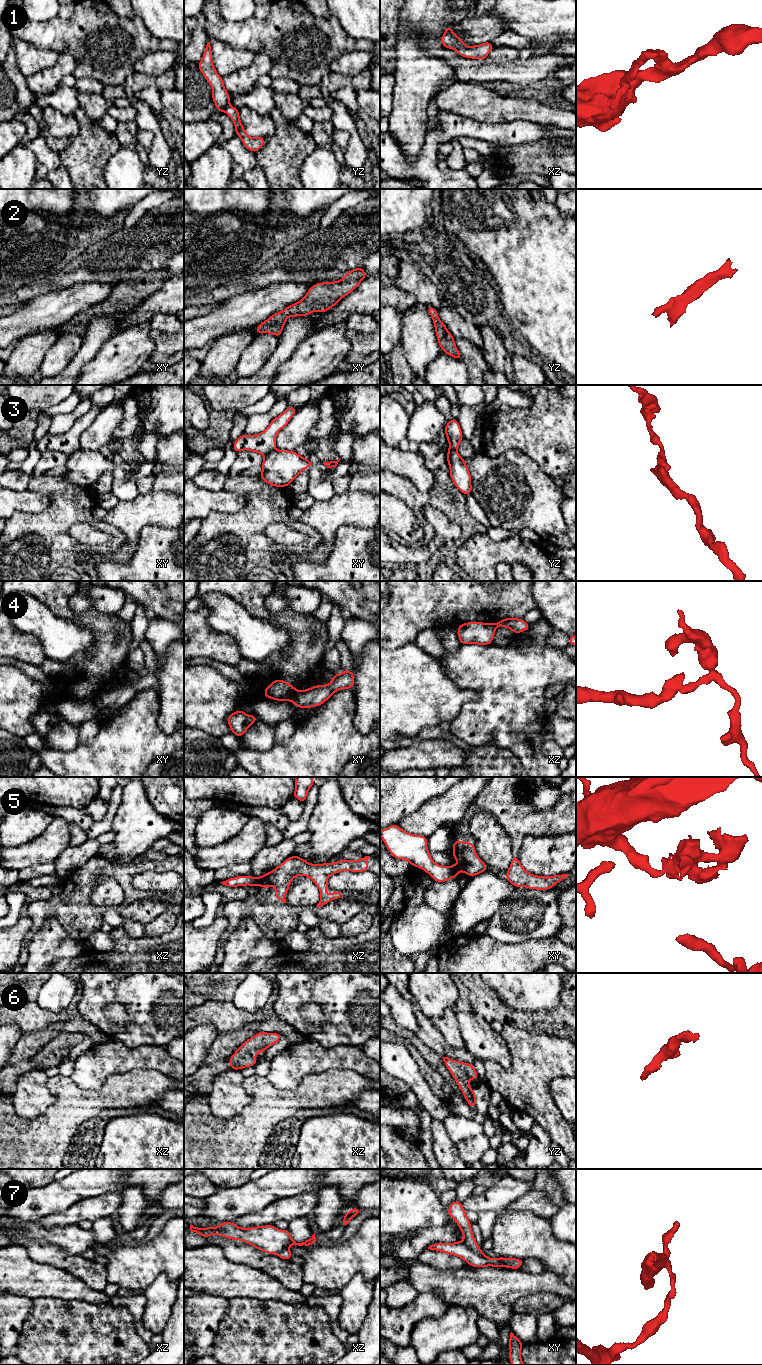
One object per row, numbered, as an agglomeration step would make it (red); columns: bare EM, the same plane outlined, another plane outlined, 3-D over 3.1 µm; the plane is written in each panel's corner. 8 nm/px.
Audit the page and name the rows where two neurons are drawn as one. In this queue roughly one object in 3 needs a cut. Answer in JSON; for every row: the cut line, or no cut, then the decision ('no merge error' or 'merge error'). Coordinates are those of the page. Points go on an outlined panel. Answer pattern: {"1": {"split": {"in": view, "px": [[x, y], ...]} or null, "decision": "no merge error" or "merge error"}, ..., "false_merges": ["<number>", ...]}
{"1": {"split": null, "decision": "no merge error"}, "2": {"split": null, "decision": "no merge error"}, "3": {"split": {"in": "xy", "px": [[274, 449], [264, 455]]}, "decision": "merge error"}, "4": {"split": {"in": "xy", "px": [[297, 691], [291, 700]]}, "decision": "merge error"}, "5": {"split": {"in": "xz", "px": [[259, 877], [257, 884]]}, "decision": "merge error"}, "6": {"split": null, "decision": "no merge error"}, "7": {"split": {"in": "xy", "px": [[463, 1240], [473, 1251], [484, 1256]]}, "decision": "merge error"}, "false_merges": ["3", "4", "5", "7"]}

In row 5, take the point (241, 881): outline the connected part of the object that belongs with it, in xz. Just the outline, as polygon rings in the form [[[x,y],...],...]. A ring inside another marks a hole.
[[[250,875],[248,876],[237,876],[234,878],[229,878],[223,882],[220,882],[223,885],[227,887],[237,887],[241,886],[244,887],[245,885],[251,885],[253,887],[257,887],[259,884],[259,877],[251,877]]]

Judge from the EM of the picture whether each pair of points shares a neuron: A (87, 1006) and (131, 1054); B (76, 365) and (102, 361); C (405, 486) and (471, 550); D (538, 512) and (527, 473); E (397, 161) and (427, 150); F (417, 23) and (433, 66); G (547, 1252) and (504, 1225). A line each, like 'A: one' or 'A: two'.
A: two
B: two
C: two
D: one
E: one
F: one
G: one

